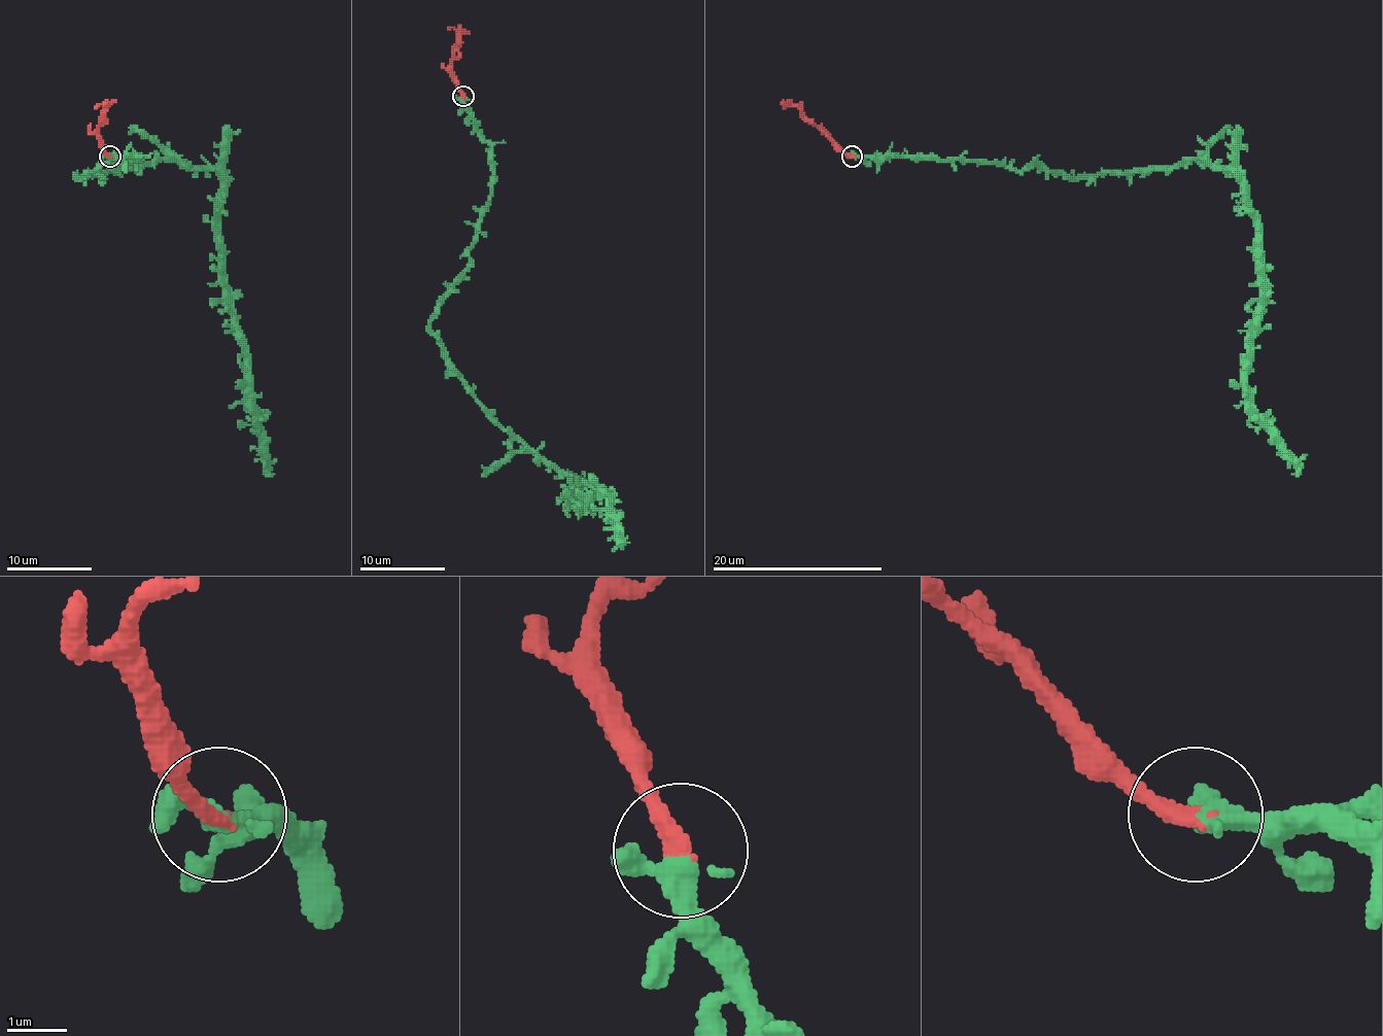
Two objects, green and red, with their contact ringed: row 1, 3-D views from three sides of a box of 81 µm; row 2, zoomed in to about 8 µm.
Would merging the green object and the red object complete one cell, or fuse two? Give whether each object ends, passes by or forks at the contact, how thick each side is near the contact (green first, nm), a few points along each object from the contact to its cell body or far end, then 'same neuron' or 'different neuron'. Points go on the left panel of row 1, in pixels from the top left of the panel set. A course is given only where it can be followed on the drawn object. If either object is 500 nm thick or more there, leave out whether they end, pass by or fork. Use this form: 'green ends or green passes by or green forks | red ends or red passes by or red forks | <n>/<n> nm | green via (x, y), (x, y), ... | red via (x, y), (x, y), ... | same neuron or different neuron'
green passes by | red ends | 360/300 nm | green via (109, 156), (139, 160), (77, 176), (182, 160), (220, 181), (225, 307), (274, 474) | red via (109, 156), (99, 134), (103, 106), (101, 104), (95, 108) | same neuron

